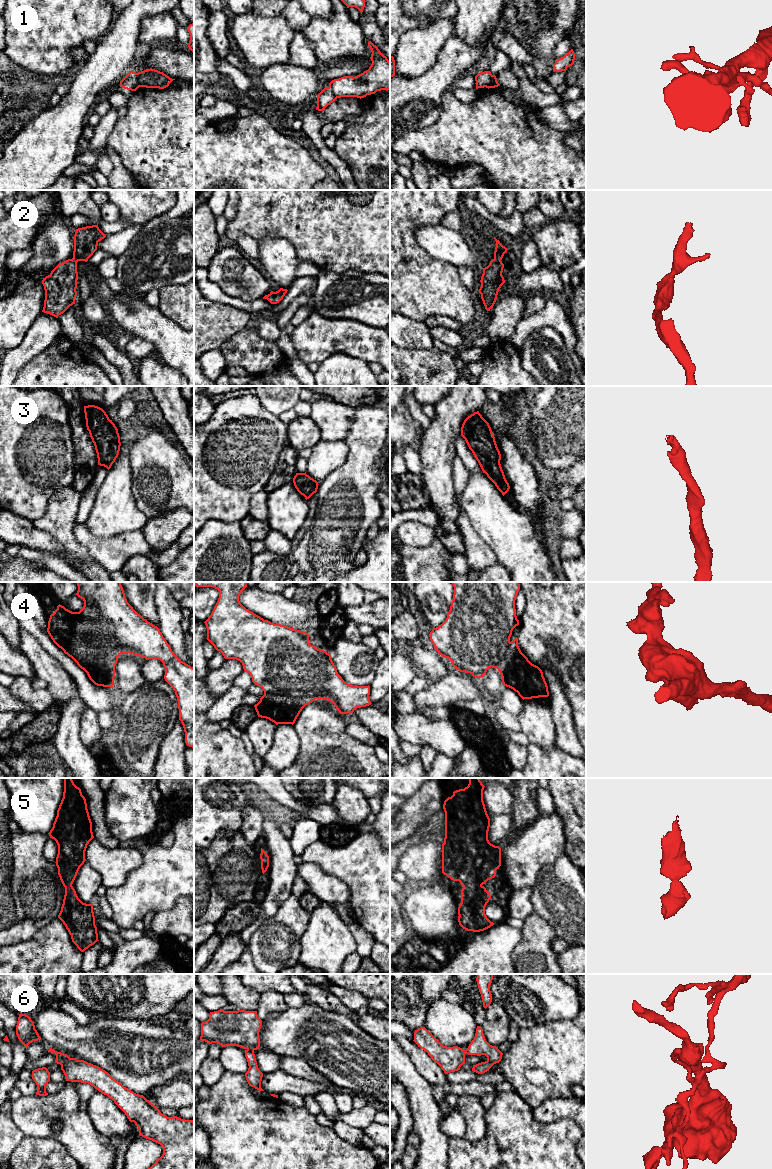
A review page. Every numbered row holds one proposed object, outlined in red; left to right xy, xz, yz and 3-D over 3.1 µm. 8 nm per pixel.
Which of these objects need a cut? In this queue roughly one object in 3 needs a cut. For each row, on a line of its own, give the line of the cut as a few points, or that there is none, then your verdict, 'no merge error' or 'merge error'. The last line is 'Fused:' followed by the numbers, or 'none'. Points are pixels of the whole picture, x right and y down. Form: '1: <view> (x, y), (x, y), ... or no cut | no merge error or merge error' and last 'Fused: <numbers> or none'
1: xy (136, 73), (140, 86) | merge error
2: no cut | no merge error
3: no cut | no merge error
4: xy (77, 612), (75, 630), (89, 644), (120, 654) | merge error
5: no cut | no merge error
6: xz (247, 1048), (253, 1050) | merge error
Fused: 1, 4, 6

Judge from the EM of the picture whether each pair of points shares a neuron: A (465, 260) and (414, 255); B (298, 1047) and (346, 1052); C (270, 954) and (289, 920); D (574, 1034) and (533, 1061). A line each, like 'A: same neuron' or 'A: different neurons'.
A: different neurons
B: same neuron
C: same neuron
D: same neuron

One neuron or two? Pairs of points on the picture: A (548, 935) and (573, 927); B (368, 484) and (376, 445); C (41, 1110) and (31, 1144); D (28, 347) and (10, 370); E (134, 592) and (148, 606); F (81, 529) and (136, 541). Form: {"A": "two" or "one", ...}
{"A": "two", "B": "one", "C": "two", "D": "one", "E": "one", "F": "one"}

